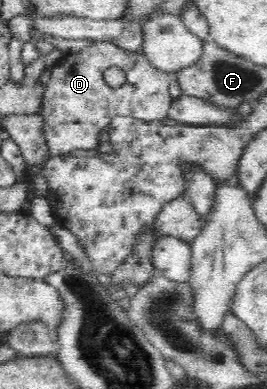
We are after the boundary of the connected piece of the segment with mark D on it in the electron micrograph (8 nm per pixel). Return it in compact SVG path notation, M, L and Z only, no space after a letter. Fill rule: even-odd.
M96 40L92 45L82 47L78 53L66 53L52 67L46 77L41 116L44 118L44 134L50 146L50 157L69 155L74 149L96 148L100 142L99 136L110 120L116 116L133 117L142 121L156 121L167 117L173 97L170 96L168 86L174 81L172 74L152 67L141 50L127 50L110 41ZM116 67L124 71L124 84L112 88L104 80L104 71Z

